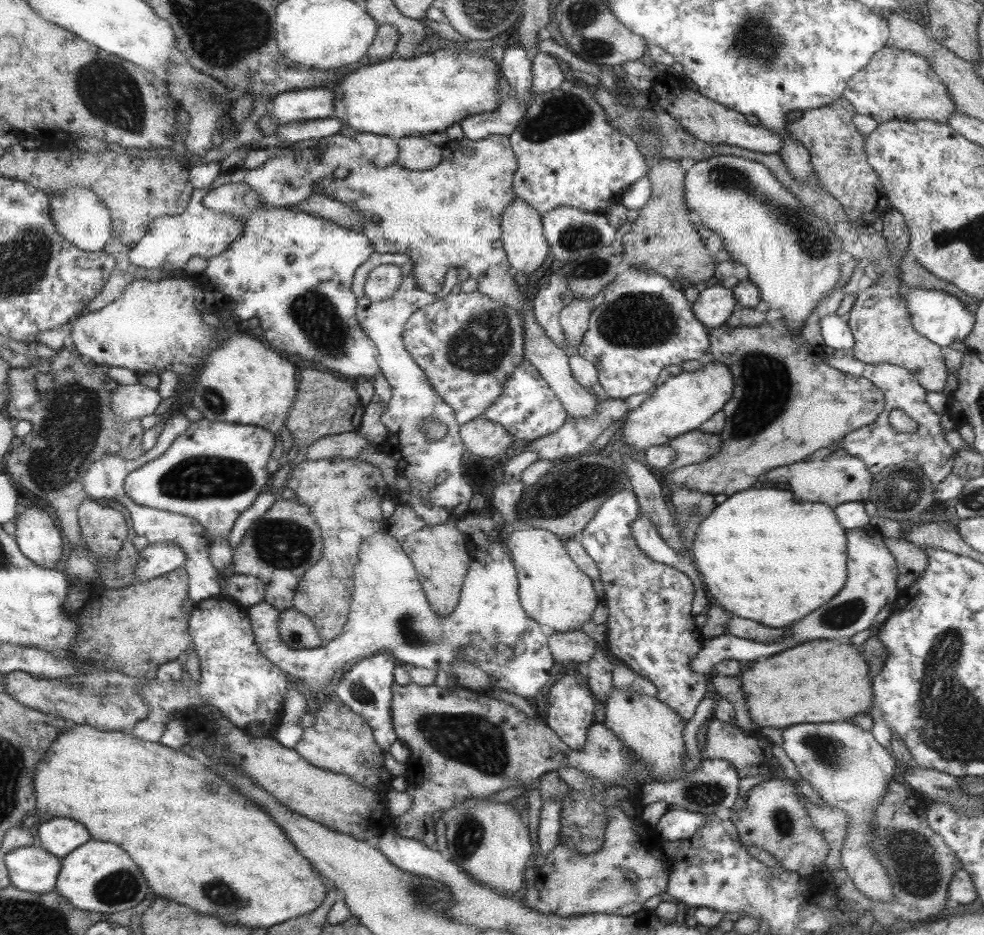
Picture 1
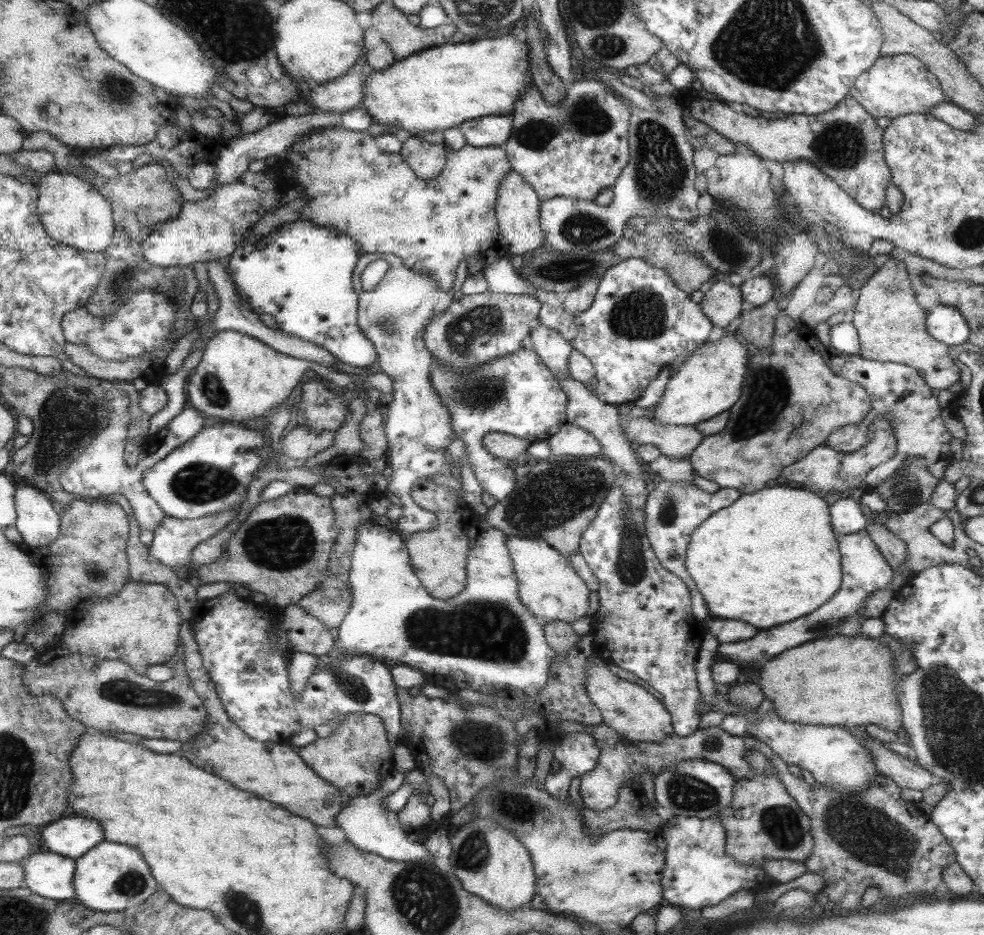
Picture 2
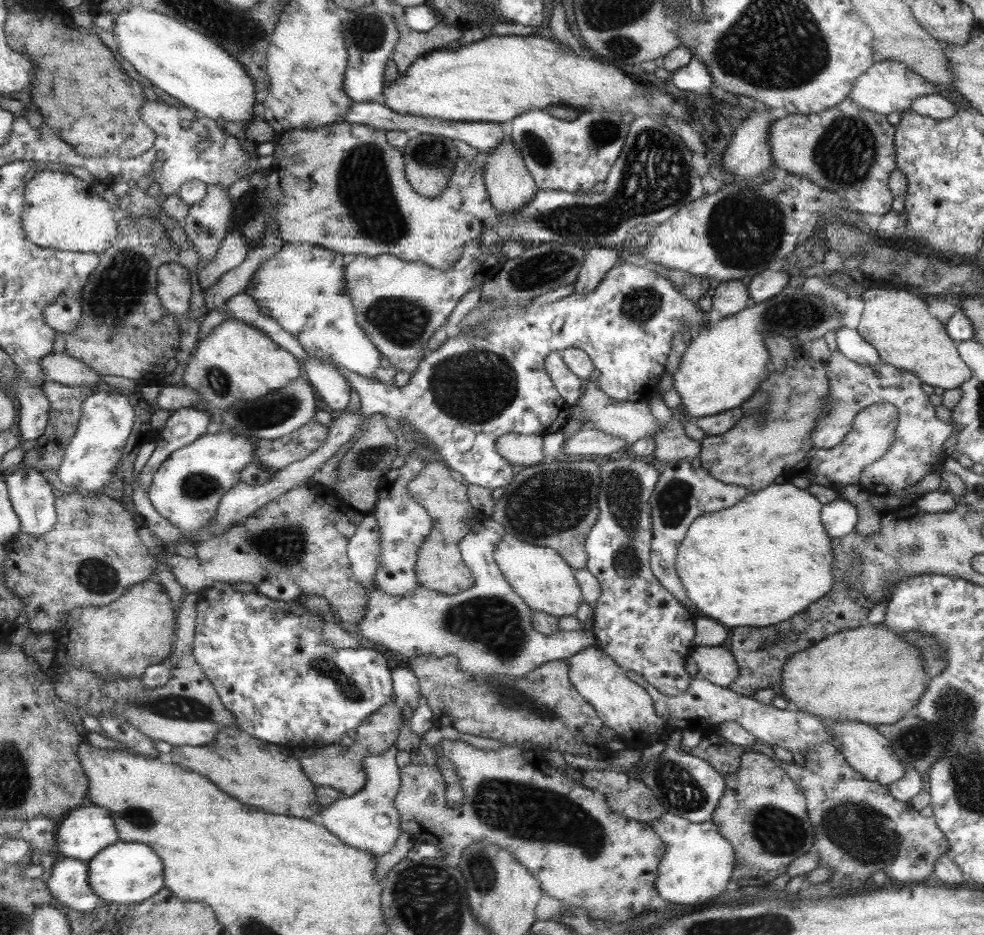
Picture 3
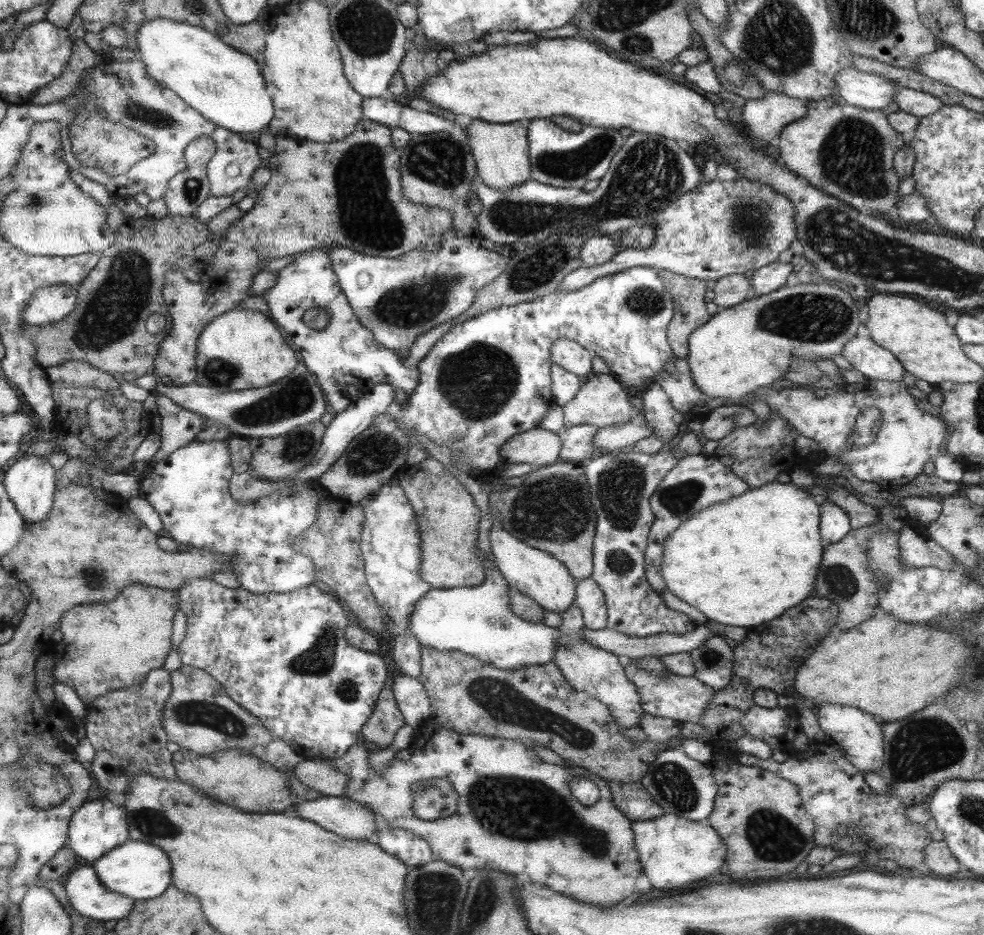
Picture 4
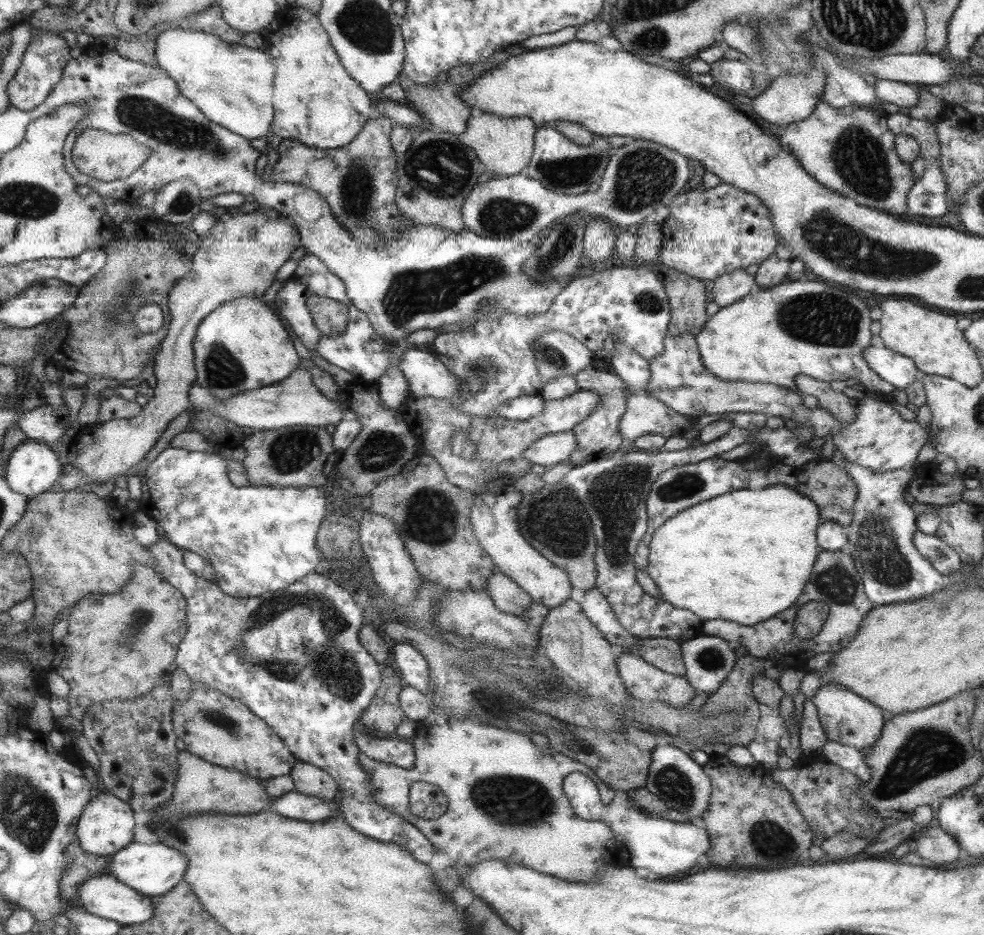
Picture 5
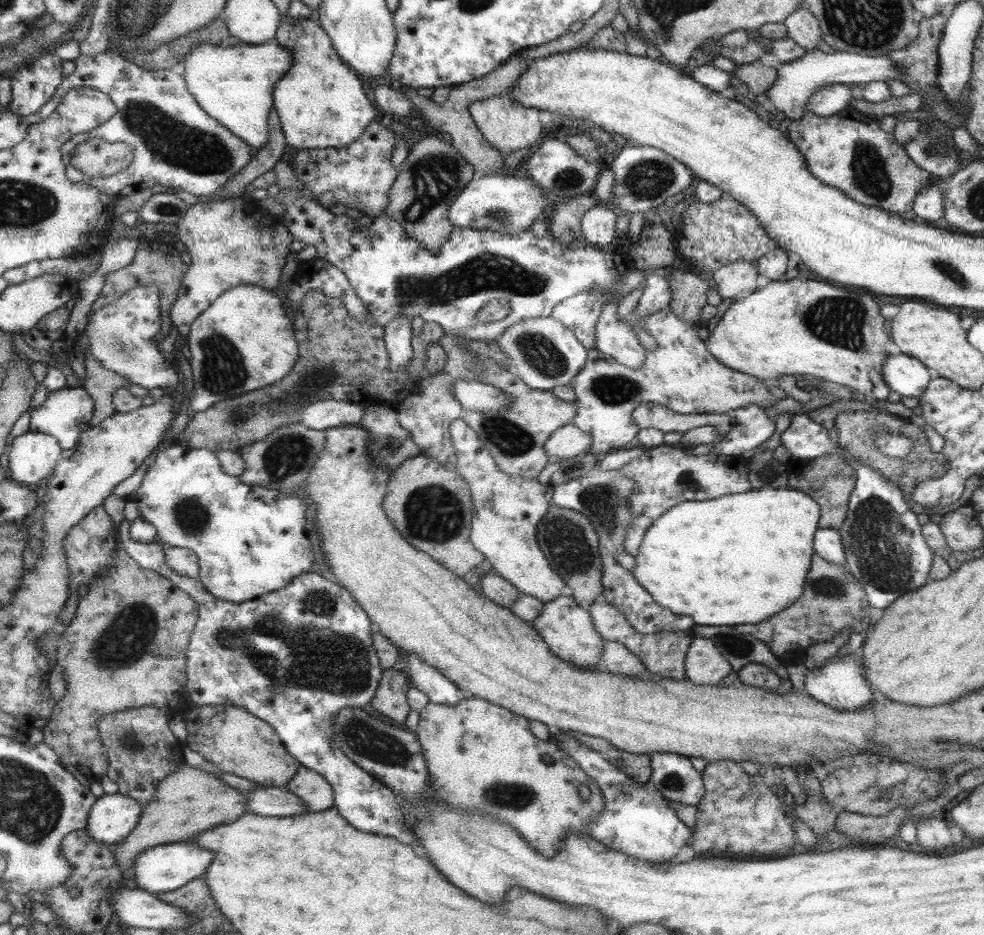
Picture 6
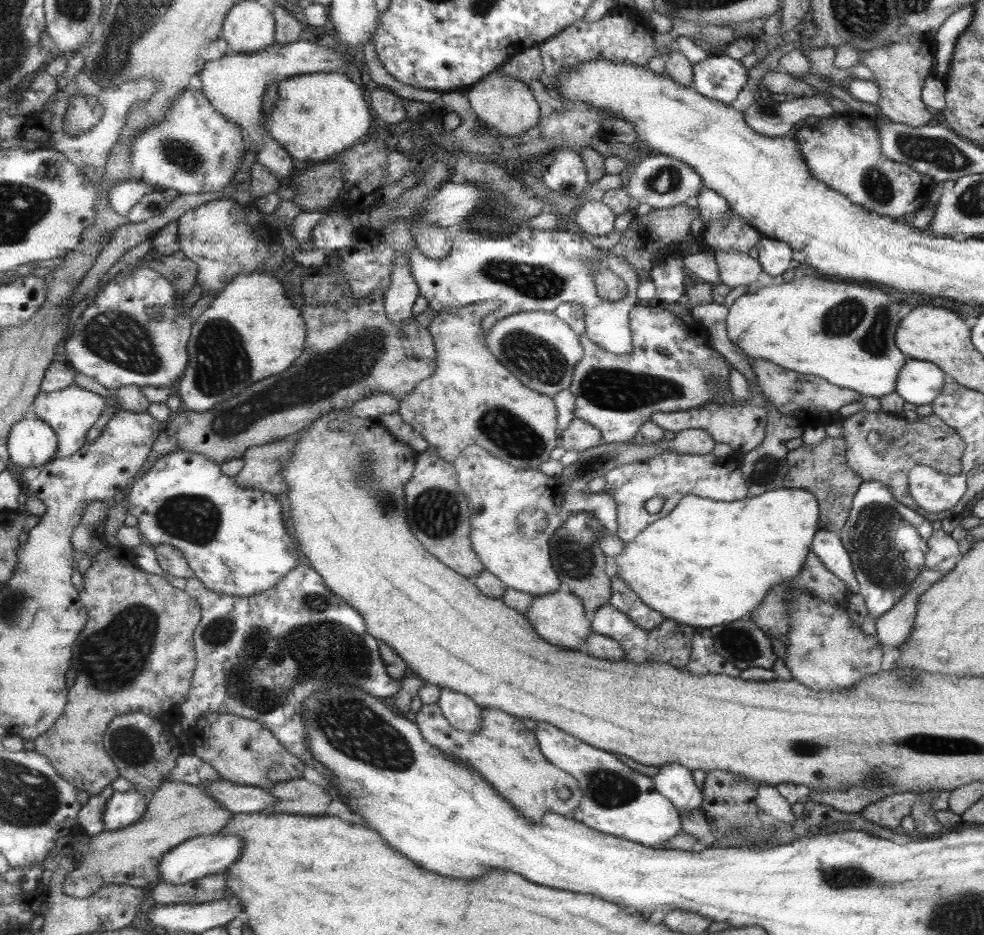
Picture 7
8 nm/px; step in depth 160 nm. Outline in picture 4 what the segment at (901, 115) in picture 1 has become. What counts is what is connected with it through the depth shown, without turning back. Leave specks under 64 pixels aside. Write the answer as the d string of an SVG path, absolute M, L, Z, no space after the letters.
M852 66L840 70L836 74L836 93L851 106L863 110L884 110L893 108L896 90L900 88L896 82L888 78L854 69Z

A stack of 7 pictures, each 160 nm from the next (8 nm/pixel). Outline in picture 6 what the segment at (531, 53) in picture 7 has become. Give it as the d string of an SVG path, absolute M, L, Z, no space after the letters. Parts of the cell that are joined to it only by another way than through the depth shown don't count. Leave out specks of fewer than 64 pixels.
M511 56L507 61L500 64L491 73L484 74L483 77L474 78L472 81L464 82L460 85L451 87L446 100L440 105L436 105L431 101L430 97L422 97L416 93L416 89L412 89L410 86L400 84L401 92L405 95L405 98L409 99L409 102L416 108L422 116L425 117L425 121L429 126L447 132L451 137L451 146L455 147L460 152L461 156L475 168L475 173L480 176L483 173L499 174L499 175L513 175L508 172L503 174L499 169L503 166L503 156L486 140L482 137L482 134L477 130L475 123L470 117L468 108L472 102L482 100L489 96L504 94L516 83L518 76L526 71L528 65L527 59L521 59L517 56Z

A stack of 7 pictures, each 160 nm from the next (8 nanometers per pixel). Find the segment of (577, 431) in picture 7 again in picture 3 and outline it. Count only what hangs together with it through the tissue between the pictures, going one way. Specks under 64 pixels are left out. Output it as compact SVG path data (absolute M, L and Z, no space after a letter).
M507 433L497 438L496 450L513 465L533 466L541 460L547 460L541 452L539 435Z

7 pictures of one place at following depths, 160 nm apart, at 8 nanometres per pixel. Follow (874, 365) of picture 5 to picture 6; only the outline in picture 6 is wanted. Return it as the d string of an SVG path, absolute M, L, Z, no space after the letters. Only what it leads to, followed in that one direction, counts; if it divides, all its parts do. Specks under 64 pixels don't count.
M891 349L885 361L884 380L891 392L901 396L921 397L933 374L924 364Z

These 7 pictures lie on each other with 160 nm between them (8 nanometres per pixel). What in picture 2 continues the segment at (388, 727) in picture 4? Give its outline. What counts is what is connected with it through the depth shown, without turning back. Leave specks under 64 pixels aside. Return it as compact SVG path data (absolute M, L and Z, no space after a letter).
M351 713L332 726L331 736L327 738L317 737L311 744L298 747L297 754L322 779L341 789L350 797L357 797L371 794L378 787L378 784L384 780L385 775L394 771L391 746L383 719L372 714Z

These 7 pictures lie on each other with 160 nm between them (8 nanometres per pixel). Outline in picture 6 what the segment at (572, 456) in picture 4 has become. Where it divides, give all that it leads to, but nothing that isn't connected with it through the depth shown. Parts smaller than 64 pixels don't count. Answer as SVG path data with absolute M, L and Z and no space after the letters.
M669 307L651 314L644 314L640 324L656 340L656 350L645 354L644 365L637 368L623 367L617 362L607 362L596 349L587 349L587 365L569 382L569 386L576 395L576 417L573 425L580 427L592 439L590 453L593 456L603 456L616 449L623 449L639 432L633 424L632 414L637 406L657 404L663 406L668 412L676 414L724 414L729 410L736 410L756 405L767 409L777 402L778 395L763 386L752 375L733 371L717 360L708 350L709 330L701 320L685 322L678 315L673 314Z

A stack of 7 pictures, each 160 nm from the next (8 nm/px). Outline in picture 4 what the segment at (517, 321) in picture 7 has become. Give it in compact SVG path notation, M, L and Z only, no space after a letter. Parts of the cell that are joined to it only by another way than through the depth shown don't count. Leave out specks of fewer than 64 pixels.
M568 339L557 340L551 346L549 358L552 364L581 379L586 379L592 374L591 359L593 352L585 350L579 343Z

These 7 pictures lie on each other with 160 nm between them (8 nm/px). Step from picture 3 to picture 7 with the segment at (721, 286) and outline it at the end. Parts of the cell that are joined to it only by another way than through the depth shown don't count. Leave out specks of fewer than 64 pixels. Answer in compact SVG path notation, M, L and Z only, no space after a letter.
M728 250L711 254L711 256L716 262L718 282L731 289L753 283L762 271L762 266L751 253Z

